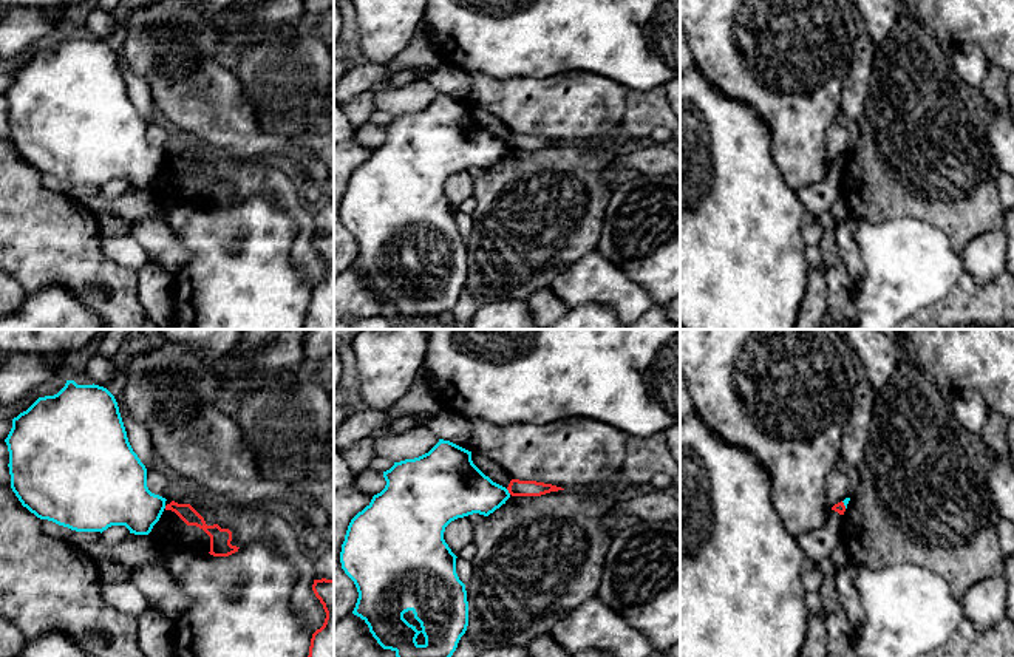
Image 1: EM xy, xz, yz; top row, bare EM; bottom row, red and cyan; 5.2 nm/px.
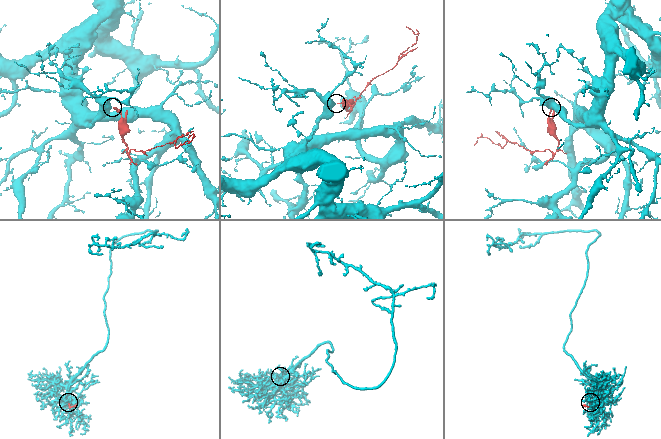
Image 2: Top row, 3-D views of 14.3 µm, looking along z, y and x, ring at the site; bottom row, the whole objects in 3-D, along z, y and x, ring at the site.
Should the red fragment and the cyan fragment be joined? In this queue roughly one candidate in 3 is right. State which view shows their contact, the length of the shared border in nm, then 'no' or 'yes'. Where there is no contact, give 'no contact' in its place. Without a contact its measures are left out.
xz | 40 nm | no

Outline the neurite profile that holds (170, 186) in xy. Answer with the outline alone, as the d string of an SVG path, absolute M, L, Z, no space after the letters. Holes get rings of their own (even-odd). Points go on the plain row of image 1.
M162 165L148 190L158 203L190 203L195 207L210 206L210 190L196 179L187 179L175 165Z

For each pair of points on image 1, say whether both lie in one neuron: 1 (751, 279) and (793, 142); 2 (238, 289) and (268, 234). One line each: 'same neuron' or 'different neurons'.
1: different neurons
2: same neuron

